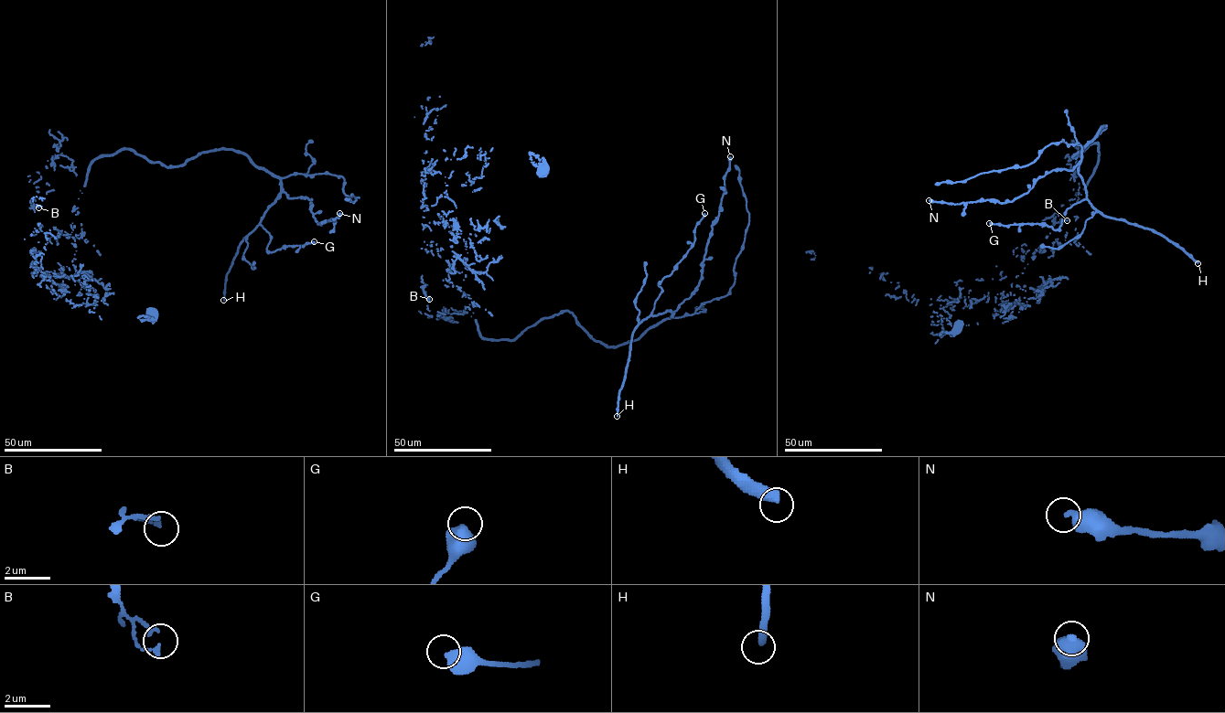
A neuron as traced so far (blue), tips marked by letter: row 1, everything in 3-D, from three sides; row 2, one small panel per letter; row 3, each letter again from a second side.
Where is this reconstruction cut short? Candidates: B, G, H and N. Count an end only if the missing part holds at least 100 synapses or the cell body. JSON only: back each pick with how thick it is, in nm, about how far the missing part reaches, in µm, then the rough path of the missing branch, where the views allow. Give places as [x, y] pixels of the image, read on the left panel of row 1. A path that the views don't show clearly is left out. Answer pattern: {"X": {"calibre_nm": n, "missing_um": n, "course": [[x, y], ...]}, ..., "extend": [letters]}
{"H": {"calibre_nm": 400, "missing_um": 350}, "extend": ["H"]}

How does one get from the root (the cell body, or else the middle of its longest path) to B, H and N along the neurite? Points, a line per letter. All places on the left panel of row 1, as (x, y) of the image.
B: (152, 313), (53, 298), (85, 287), (54, 238), (81, 236), (73, 168), (46, 167), (38, 207)
H: (152, 313), (48, 288), (85, 287), (54, 238), (123, 149), (280, 179), (223, 300)
N: (152, 313), (48, 288), (85, 287), (54, 238), (81, 236), (96, 159), (234, 150), (318, 224), (339, 213)

